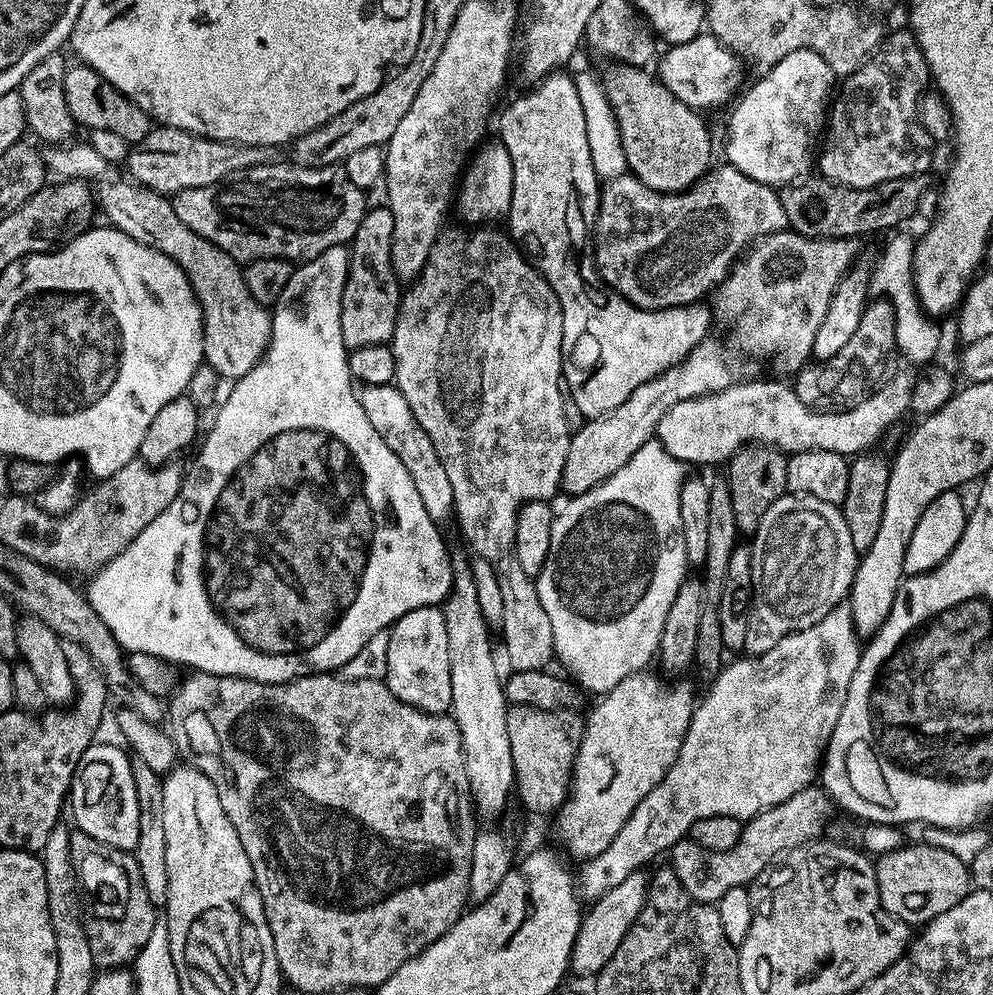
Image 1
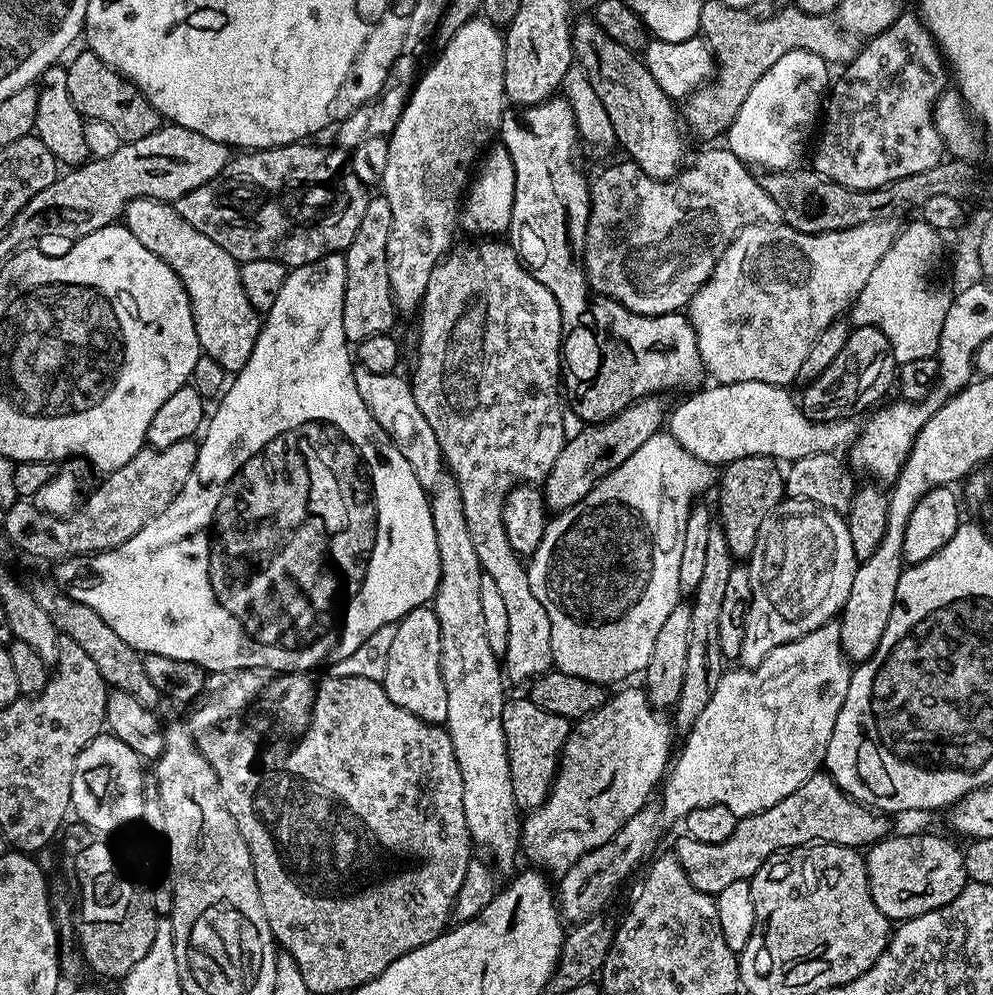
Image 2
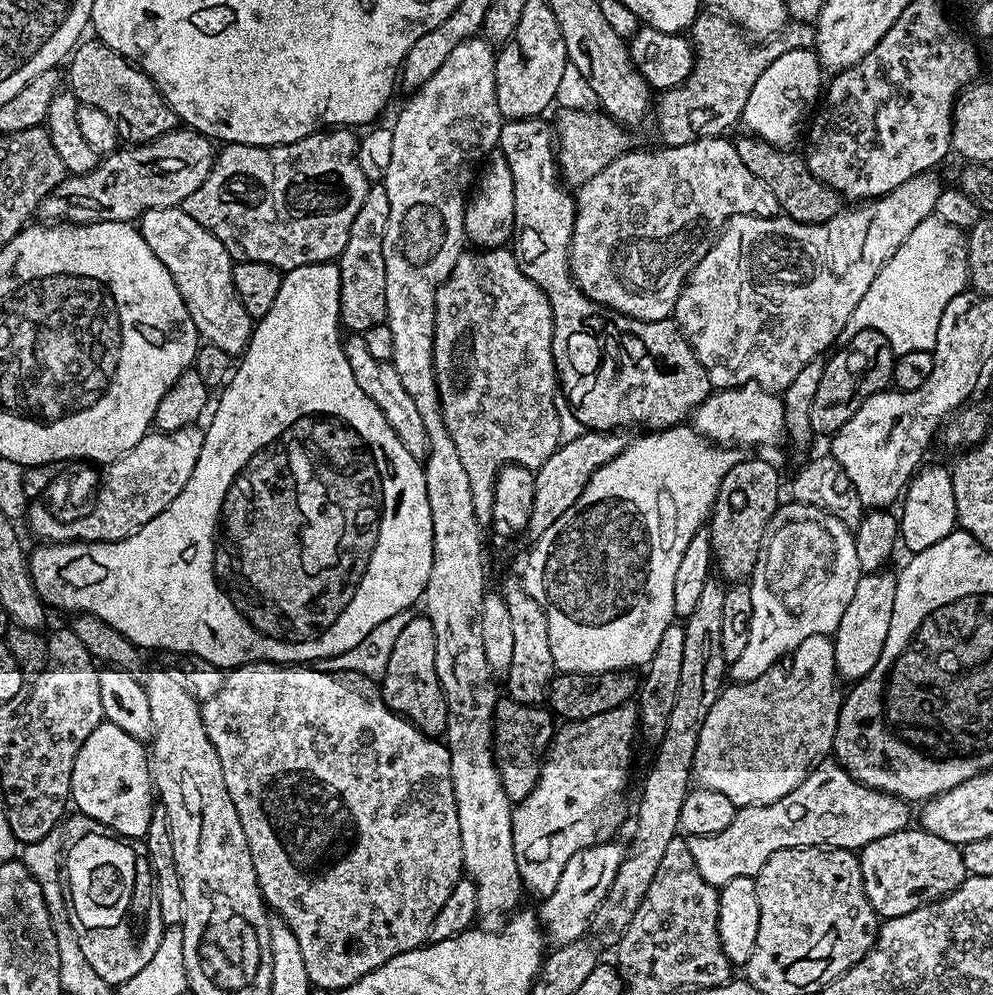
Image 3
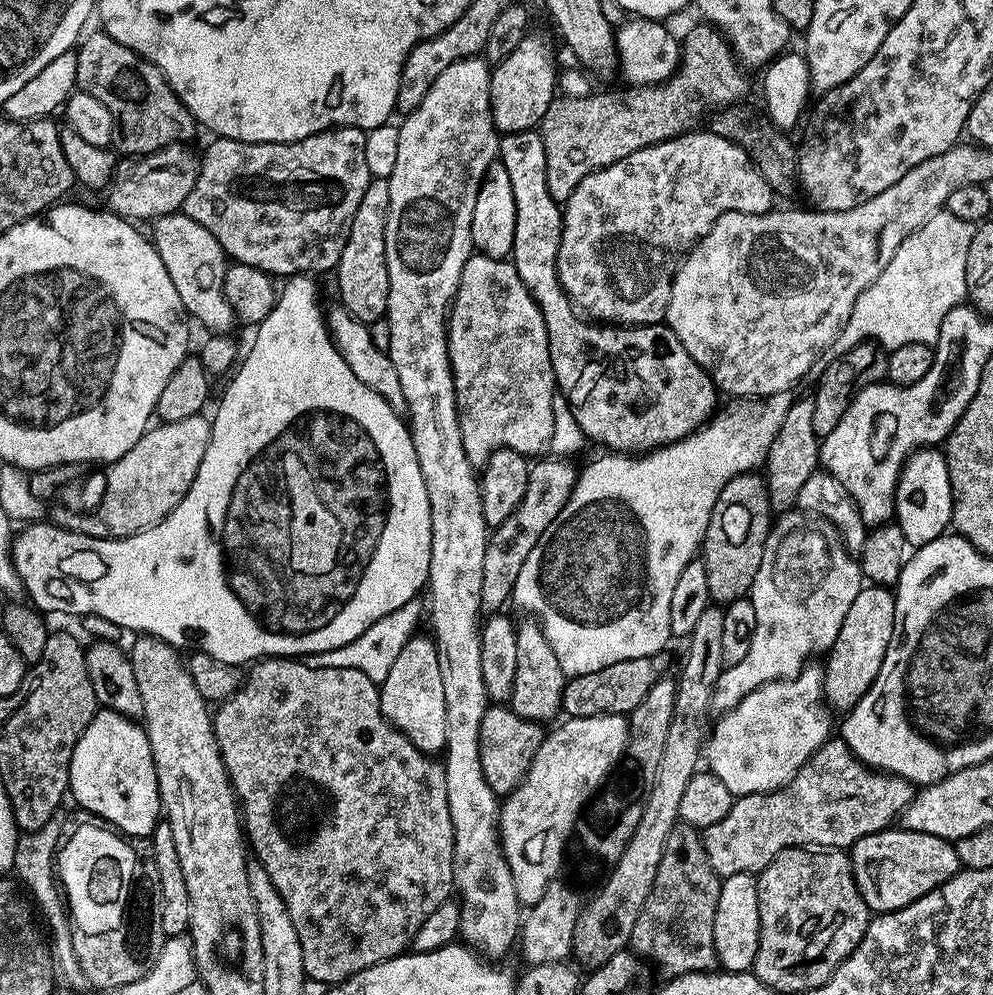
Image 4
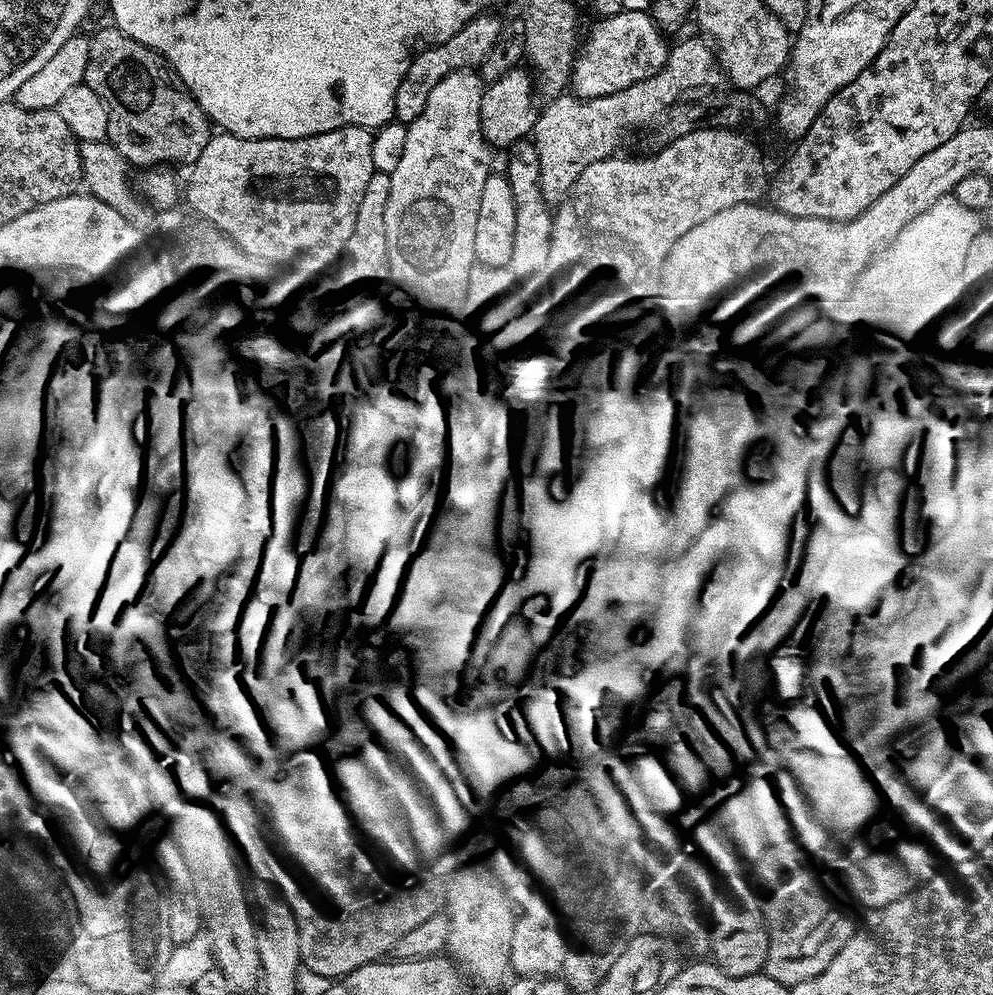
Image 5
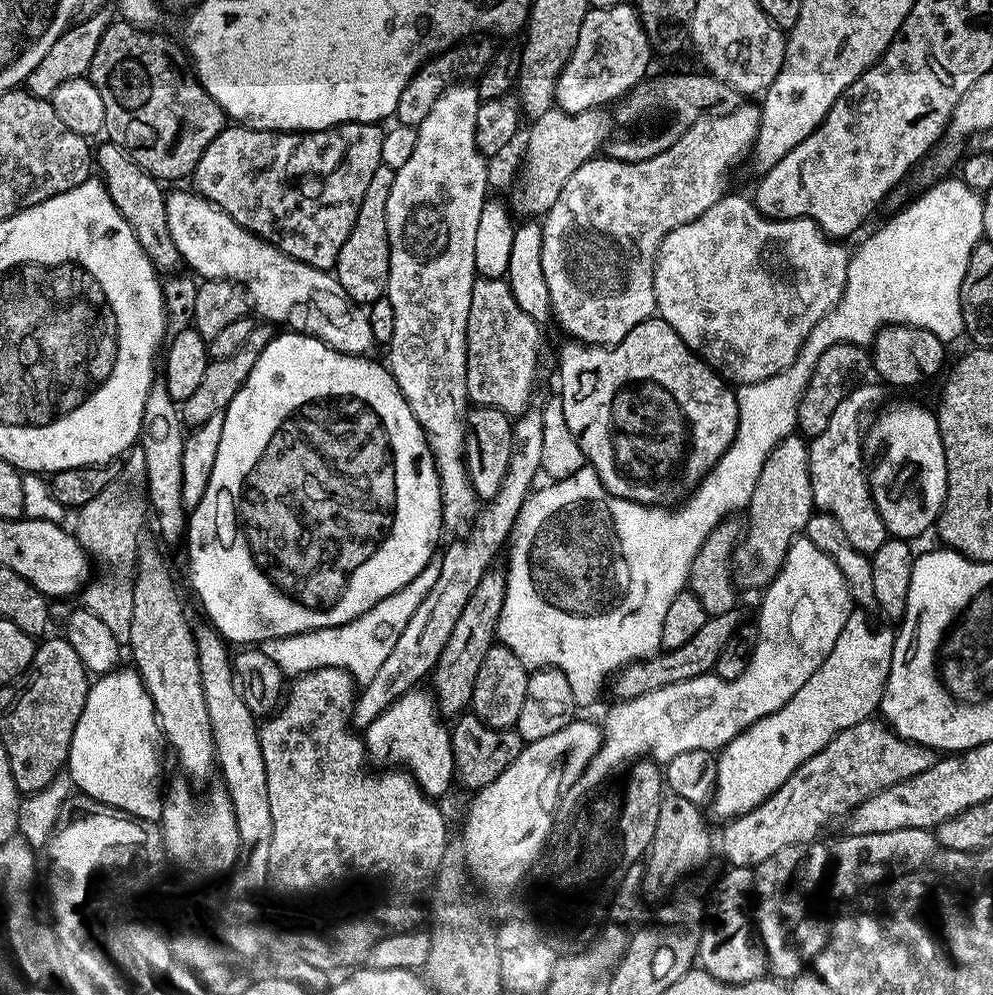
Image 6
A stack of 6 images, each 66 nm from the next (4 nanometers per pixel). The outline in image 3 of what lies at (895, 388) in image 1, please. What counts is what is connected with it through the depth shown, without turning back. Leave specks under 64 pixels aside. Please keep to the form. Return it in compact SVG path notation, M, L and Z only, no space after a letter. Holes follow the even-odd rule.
M744 384L740 388L721 388L713 391L697 408L690 417L691 427L695 428L699 436L717 446L737 446L756 448L759 444L772 444L779 436L785 435L784 431L784 401L775 392L768 392L757 384Z

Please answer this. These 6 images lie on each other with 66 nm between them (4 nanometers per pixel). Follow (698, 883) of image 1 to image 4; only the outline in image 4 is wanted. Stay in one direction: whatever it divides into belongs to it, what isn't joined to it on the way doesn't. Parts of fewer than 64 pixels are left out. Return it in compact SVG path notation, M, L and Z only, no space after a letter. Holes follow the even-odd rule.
M830 738L800 767L791 784L767 794L735 797L730 814L726 814L722 822L714 822L714 826L703 829L706 858L710 858L710 866L723 878L743 872L758 874L787 848L815 846L820 850L848 850L866 838L866 834L893 827L903 817L916 793L911 780L869 768L856 759L843 739Z

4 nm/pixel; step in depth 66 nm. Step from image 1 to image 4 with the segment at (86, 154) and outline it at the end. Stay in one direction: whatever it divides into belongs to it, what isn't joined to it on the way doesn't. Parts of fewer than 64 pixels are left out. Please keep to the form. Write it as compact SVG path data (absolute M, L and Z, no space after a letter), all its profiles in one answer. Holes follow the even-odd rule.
M183 211L159 216L151 228L150 239L158 258L162 258L162 266L166 266L166 274L170 274L170 282L174 282L174 290L178 290L178 298L182 298L185 313L193 321L196 319L202 327L209 328L209 333L231 333L231 328L237 327L238 321L230 302L226 302L226 257L218 238L214 238L214 234L206 230L206 226L198 226L194 218L185 216Z

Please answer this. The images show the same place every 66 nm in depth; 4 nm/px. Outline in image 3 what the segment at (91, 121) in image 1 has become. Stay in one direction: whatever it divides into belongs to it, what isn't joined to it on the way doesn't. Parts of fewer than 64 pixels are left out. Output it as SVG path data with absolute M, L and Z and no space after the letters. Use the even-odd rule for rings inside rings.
M88 39L80 42L85 44L75 45L67 61L66 84L77 100L81 104L98 106L98 110L103 110L110 117L110 122L114 122L121 141L129 145L145 144L162 134L174 131L178 126L174 110L164 101L152 79L131 60L125 60L99 40Z

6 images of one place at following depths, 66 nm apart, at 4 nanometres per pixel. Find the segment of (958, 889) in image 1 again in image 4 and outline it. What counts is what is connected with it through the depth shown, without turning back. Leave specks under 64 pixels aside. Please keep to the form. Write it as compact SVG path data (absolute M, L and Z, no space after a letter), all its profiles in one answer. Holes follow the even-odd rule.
M903 826L866 834L866 838L852 845L850 859L858 890L868 909L876 914L897 912L910 906L910 902L930 894L930 890L945 884L962 868L953 841Z

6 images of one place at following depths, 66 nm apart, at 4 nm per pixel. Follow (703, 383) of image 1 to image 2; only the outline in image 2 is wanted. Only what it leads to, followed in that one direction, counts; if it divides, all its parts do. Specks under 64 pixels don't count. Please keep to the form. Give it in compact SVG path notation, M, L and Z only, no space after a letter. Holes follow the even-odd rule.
M656 394L644 396L617 416L589 423L576 438L565 439L562 454L558 454L554 466L550 466L550 474L542 482L545 505L557 513L582 502L582 498L590 494L598 481L622 466L622 462L626 462L626 458L630 458L638 446L654 438L654 434L666 424L666 408L664 412L664 404L660 400L663 399Z

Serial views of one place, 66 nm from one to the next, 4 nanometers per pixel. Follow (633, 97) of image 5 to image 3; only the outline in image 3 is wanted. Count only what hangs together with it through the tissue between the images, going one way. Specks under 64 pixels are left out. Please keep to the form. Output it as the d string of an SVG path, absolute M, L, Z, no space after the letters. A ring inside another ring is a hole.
M697 11L690 29L690 43L694 53L690 74L678 86L663 89L654 104L654 120L656 116L656 132L660 135L659 143L670 148L677 148L686 146L686 142L728 134L735 124L741 123L746 110L746 101L750 99L750 90L754 90L754 82L758 82L758 78L762 78L762 70L766 70L766 66L770 66L770 62L774 62L774 58L782 58L782 54L786 54L790 50L812 48L815 42L816 29L811 24L789 22L775 36L765 39L763 42L753 42L739 24L734 23L720 12ZM561 107L554 119L554 147L560 179L569 189L575 190L590 182L594 174L606 170L610 162L633 147L633 133L624 125L605 116L600 110L574 110Z

